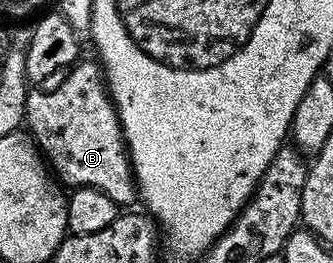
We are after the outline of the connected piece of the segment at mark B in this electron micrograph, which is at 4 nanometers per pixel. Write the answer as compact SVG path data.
M82 61L71 66L58 87L31 90L26 97L24 123L51 172L67 188L100 189L100 193L112 197L114 203L125 205L136 199L134 173L118 111L104 94L100 86L100 67L94 63Z

